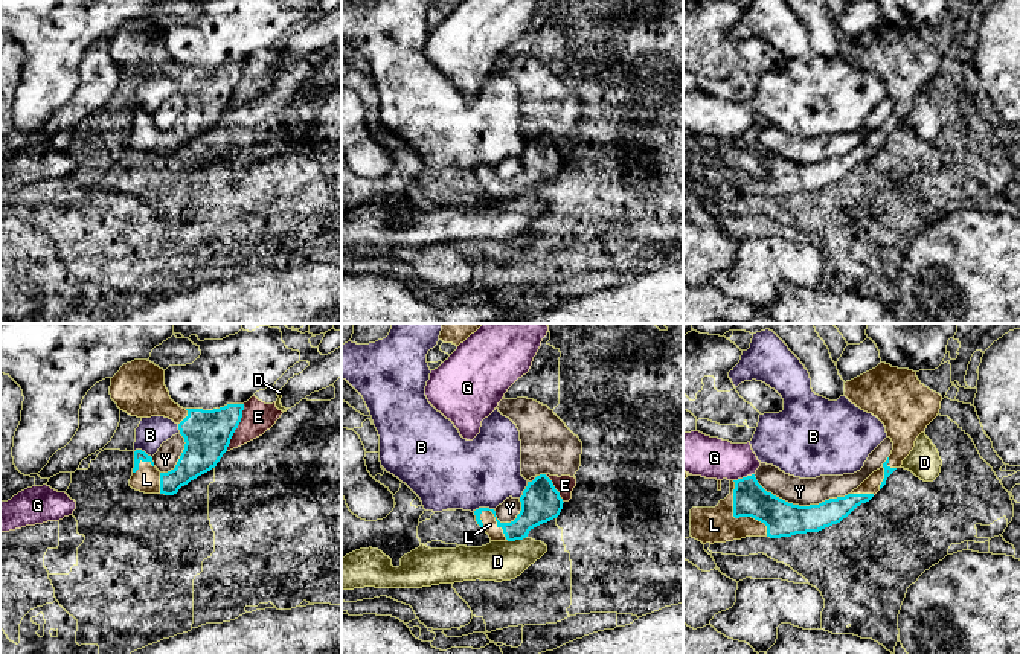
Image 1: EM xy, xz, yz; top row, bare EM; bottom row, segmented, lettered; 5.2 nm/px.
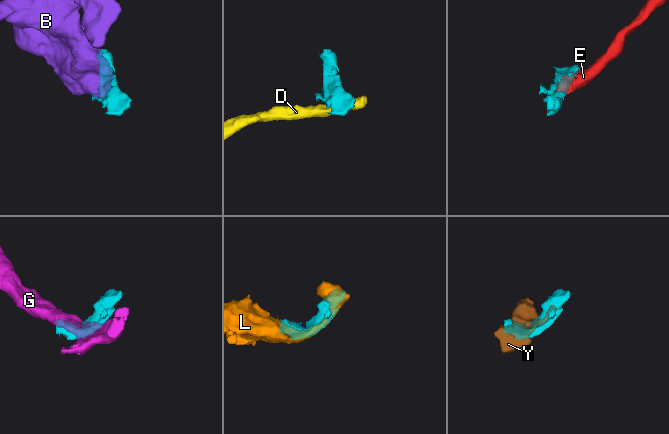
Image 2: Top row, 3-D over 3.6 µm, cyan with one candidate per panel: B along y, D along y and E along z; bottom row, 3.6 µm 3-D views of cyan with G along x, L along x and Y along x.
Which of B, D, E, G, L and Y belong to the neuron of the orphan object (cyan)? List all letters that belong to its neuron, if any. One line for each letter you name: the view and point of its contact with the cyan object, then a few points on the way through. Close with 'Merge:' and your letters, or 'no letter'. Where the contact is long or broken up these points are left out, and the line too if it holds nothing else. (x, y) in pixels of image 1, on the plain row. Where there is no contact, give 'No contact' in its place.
L: Touches cyan at yz (737, 176)
Merge: L

